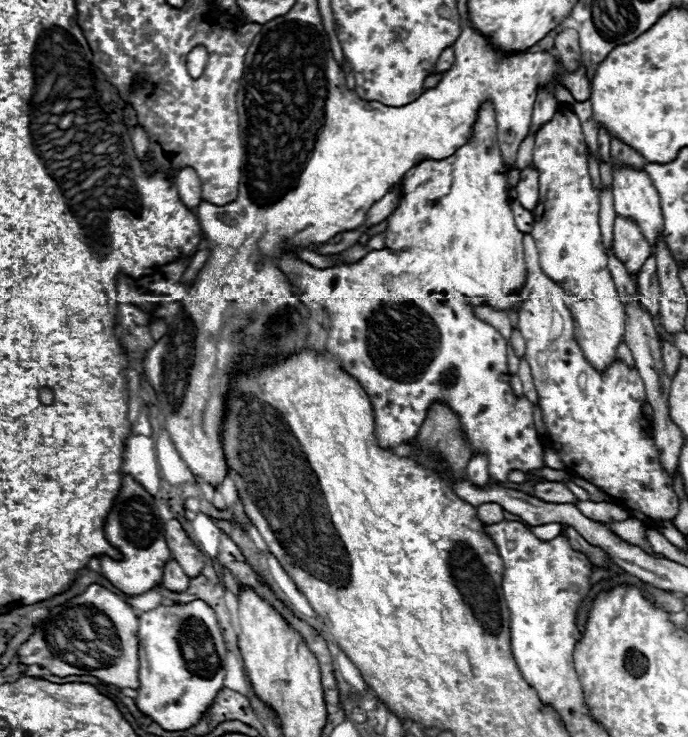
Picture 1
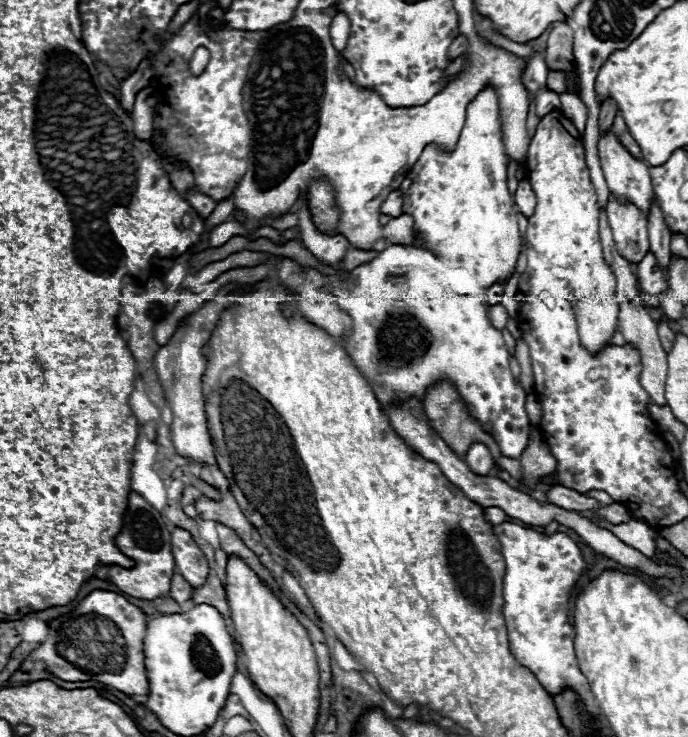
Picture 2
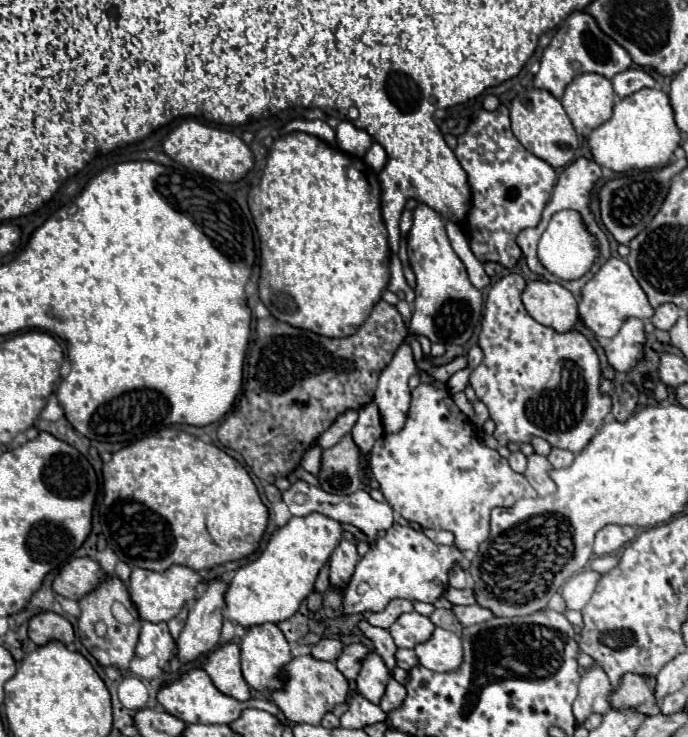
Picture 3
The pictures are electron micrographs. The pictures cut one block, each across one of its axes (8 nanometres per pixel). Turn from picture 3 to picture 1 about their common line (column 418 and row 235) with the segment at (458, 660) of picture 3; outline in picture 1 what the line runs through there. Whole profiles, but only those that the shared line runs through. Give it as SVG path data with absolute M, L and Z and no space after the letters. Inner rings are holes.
M632 168L614 170L614 190L612 190L612 194L614 194L616 214L634 220L640 226L640 230L648 238L648 242L652 246L652 254L654 254L656 240L664 232L664 218L662 218L662 210L660 210L660 196L658 196L656 188L652 186L648 174L644 170L632 170Z

